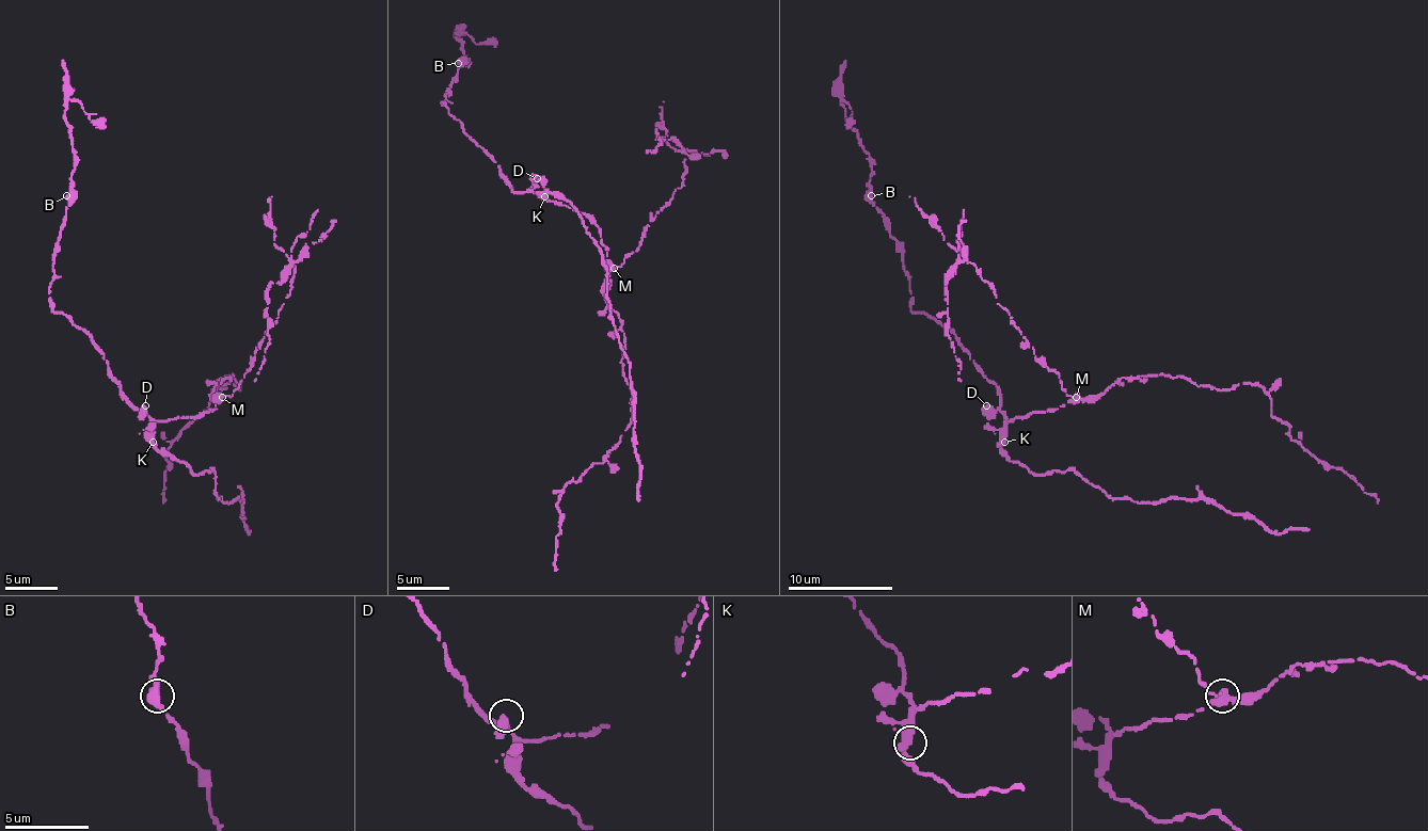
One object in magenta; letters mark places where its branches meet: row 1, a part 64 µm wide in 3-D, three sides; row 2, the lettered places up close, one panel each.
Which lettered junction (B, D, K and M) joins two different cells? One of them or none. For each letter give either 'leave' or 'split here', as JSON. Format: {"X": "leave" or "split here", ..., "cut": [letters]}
{"B": "leave", "D": "leave", "K": "leave", "M": "split here", "cut": ["M"]}

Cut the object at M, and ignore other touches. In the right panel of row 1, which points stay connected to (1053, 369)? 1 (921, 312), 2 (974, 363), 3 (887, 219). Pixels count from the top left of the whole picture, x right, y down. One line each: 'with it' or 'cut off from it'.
1: cut off from it
2: cut off from it
3: cut off from it

